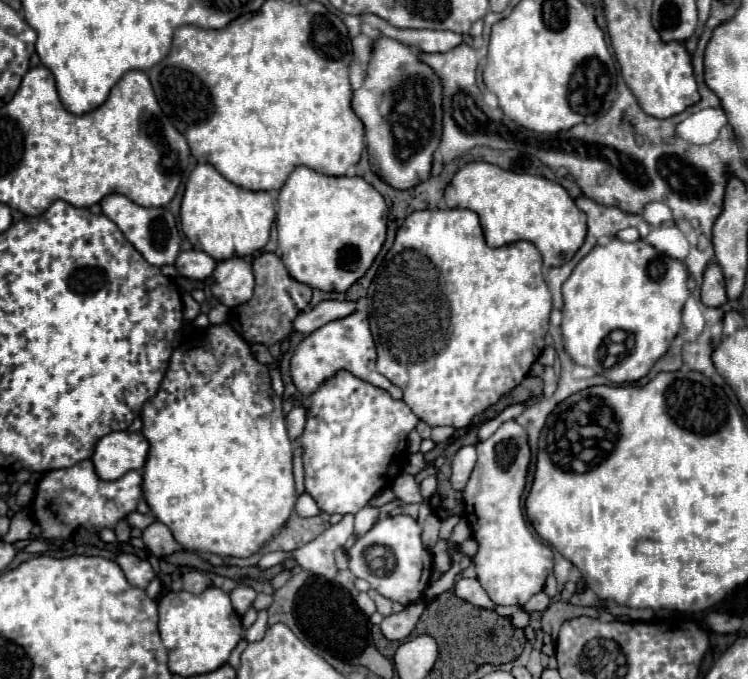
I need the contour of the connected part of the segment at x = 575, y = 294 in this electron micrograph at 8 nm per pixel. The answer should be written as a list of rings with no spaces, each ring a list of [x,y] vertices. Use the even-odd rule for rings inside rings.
[[[611,239],[607,245],[595,245],[573,269],[569,279],[563,283],[563,321],[561,321],[561,331],[563,331],[563,345],[565,351],[571,355],[571,359],[577,365],[587,365],[595,371],[601,371],[597,375],[603,375],[611,379],[613,383],[619,383],[619,365],[623,363],[623,377],[621,383],[631,383],[649,373],[653,363],[669,349],[671,341],[681,329],[681,309],[689,297],[687,291],[687,269],[683,263],[677,259],[667,259],[659,255],[649,243],[643,239],[635,243],[625,243],[619,239]],[[613,329],[623,329],[627,333],[633,333],[633,347],[625,351],[625,355],[615,357],[613,365],[605,365],[597,349],[601,349],[603,339],[613,331]]]

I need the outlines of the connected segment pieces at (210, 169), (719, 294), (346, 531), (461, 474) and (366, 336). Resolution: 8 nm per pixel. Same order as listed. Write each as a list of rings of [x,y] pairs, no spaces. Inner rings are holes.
[[[197,163],[185,183],[181,229],[195,249],[205,251],[215,261],[229,259],[231,255],[245,257],[261,251],[269,239],[273,219],[273,199],[267,191],[247,191],[237,187],[209,163]]]
[[[709,261],[707,269],[703,273],[703,285],[701,285],[701,301],[707,307],[721,307],[727,297],[725,297],[725,281],[721,267],[717,261]]]
[[[345,515],[339,523],[325,529],[321,535],[317,535],[307,545],[295,549],[295,551],[283,551],[283,553],[267,553],[261,557],[259,567],[269,569],[285,559],[295,559],[297,565],[303,571],[309,571],[313,575],[321,575],[325,579],[333,579],[337,573],[333,551],[347,543],[347,539],[353,535],[353,515]]]
[[[467,445],[467,447],[461,447],[453,459],[453,475],[451,475],[451,485],[455,489],[463,489],[473,467],[477,463],[477,451],[473,445]]]
[[[355,311],[353,315],[331,321],[327,325],[323,325],[321,329],[313,331],[311,335],[307,335],[305,339],[301,339],[301,343],[295,347],[293,357],[291,357],[291,377],[293,377],[295,387],[303,395],[313,395],[327,379],[331,379],[335,373],[345,369],[345,371],[353,373],[355,377],[359,377],[375,387],[385,389],[393,399],[401,399],[399,387],[395,387],[387,377],[383,377],[381,373],[375,371],[375,359],[377,359],[377,351],[375,351],[375,343],[373,343],[371,331],[369,331],[367,313]]]

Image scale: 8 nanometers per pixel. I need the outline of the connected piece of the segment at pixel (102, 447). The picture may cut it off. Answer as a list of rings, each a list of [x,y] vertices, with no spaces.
[[[113,431],[95,443],[91,461],[95,473],[103,481],[117,481],[127,471],[141,469],[145,465],[149,443],[141,433]]]

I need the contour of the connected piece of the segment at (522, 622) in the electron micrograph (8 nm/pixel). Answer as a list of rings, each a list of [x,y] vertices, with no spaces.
[[[511,605],[511,607],[495,607],[495,611],[499,615],[503,615],[505,619],[511,621],[511,625],[515,629],[525,629],[529,625],[529,611],[525,611],[523,605]]]

